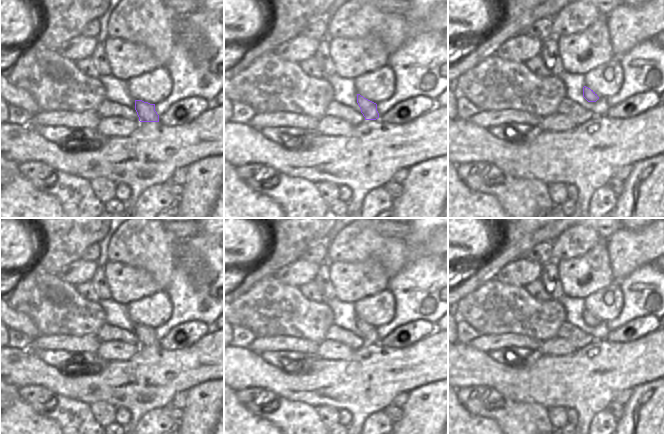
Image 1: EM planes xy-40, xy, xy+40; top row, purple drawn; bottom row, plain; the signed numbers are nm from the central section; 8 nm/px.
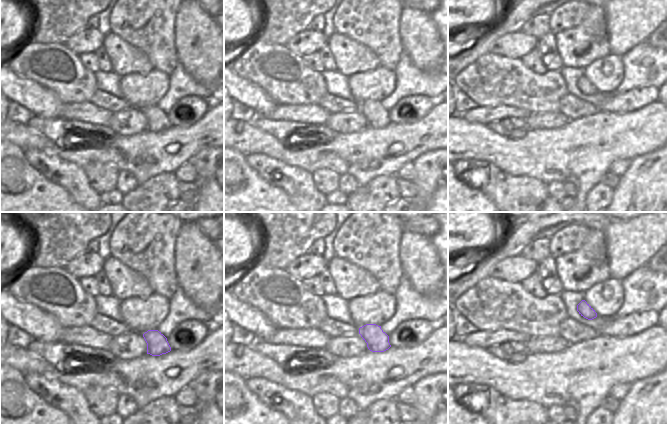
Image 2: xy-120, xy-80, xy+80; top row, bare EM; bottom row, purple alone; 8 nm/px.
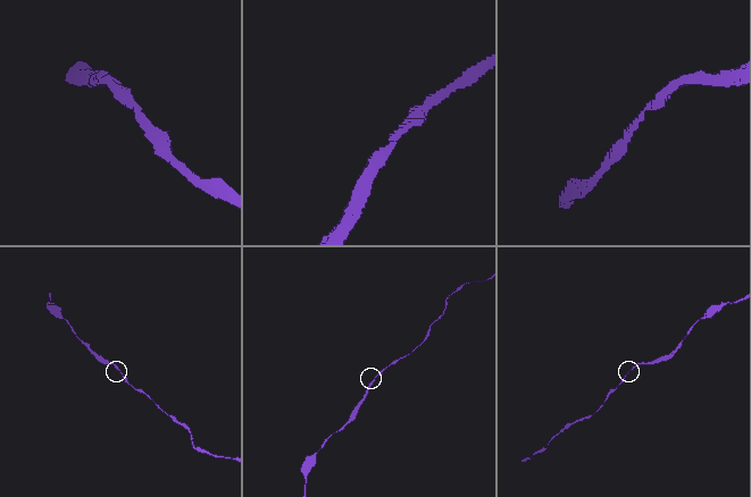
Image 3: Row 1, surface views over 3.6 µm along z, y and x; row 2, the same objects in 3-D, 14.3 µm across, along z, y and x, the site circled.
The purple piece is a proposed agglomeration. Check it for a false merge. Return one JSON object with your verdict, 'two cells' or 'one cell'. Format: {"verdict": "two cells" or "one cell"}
{"verdict": "one cell"}

